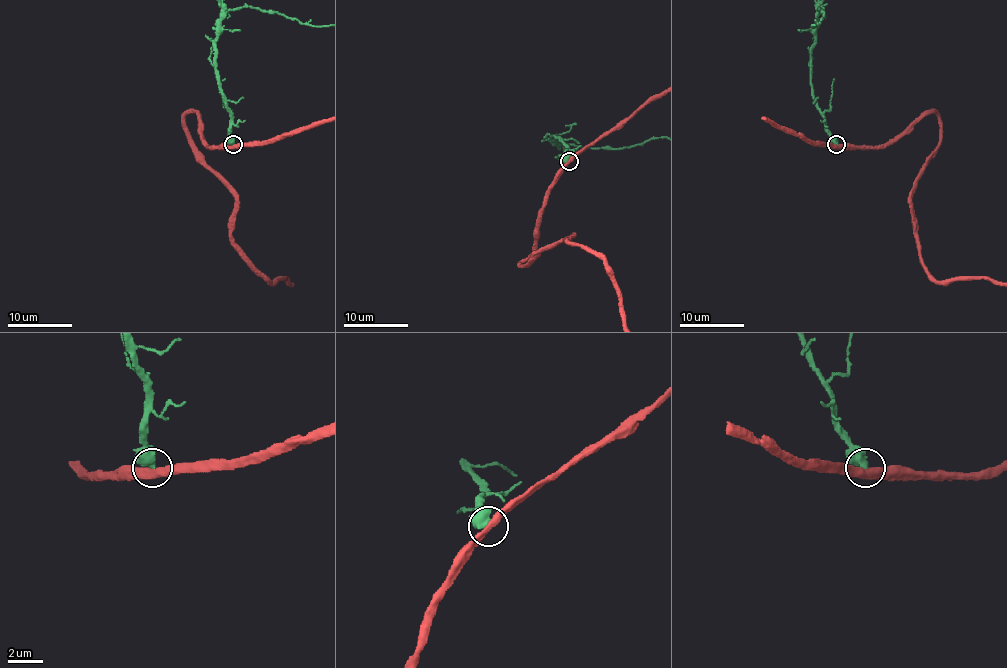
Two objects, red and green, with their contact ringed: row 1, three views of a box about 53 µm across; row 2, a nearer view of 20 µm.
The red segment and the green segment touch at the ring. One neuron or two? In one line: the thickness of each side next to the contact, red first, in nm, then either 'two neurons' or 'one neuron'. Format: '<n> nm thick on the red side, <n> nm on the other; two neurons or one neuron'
420 nm thick on the red side, 550 nm on the other; two neurons

